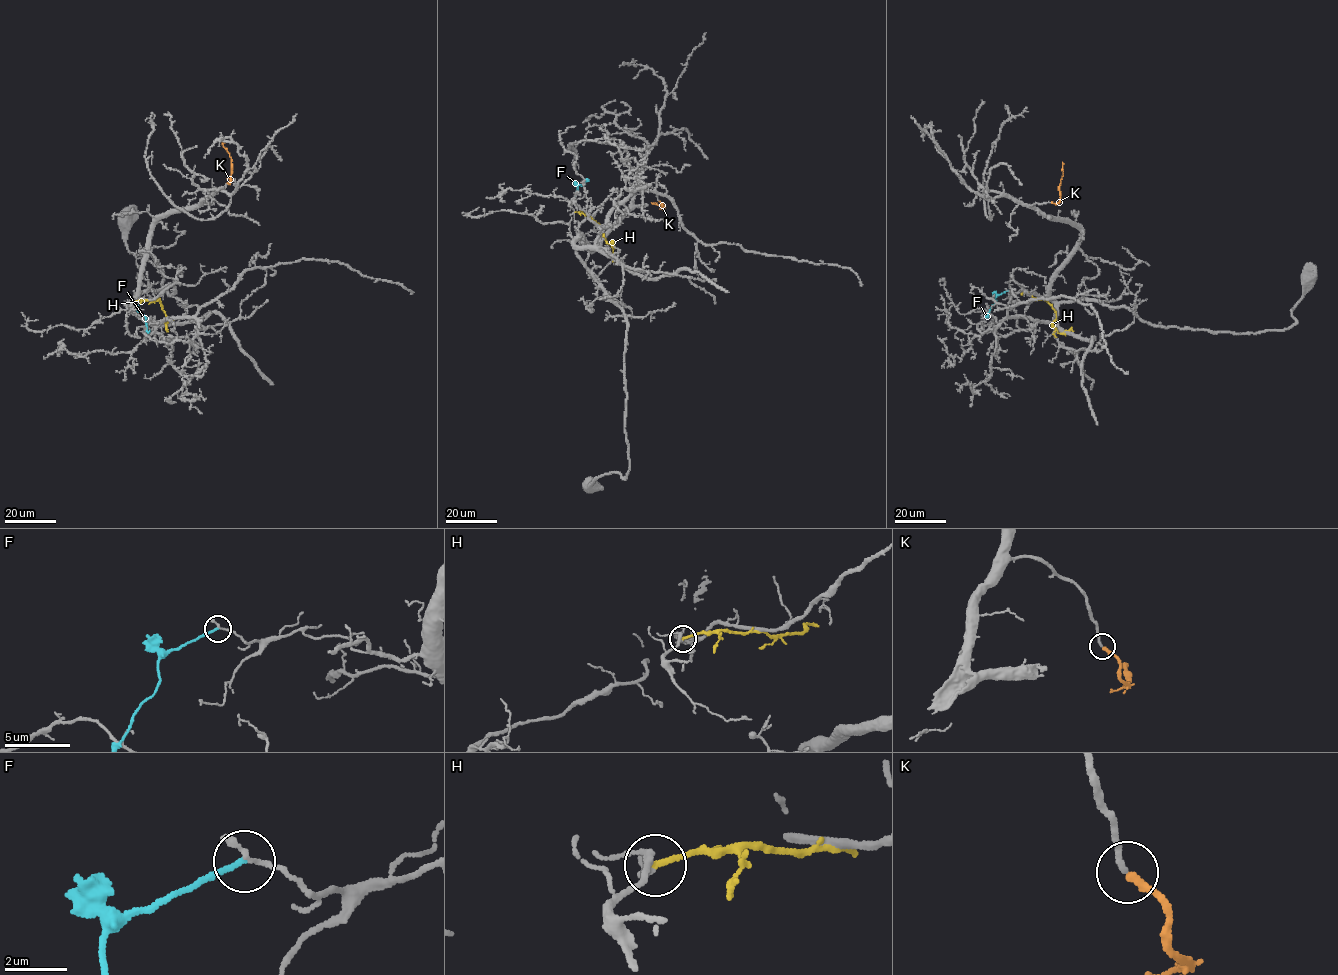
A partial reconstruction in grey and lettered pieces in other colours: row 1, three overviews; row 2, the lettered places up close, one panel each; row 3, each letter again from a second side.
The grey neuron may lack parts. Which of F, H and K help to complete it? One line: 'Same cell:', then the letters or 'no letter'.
Same cell: K

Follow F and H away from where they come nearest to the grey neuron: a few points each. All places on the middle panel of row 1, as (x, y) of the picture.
F: (575, 195), (577, 186), (587, 180)
H: (574, 211), (589, 215), (599, 224), (607, 242), (613, 245), (614, 261), (621, 262)

